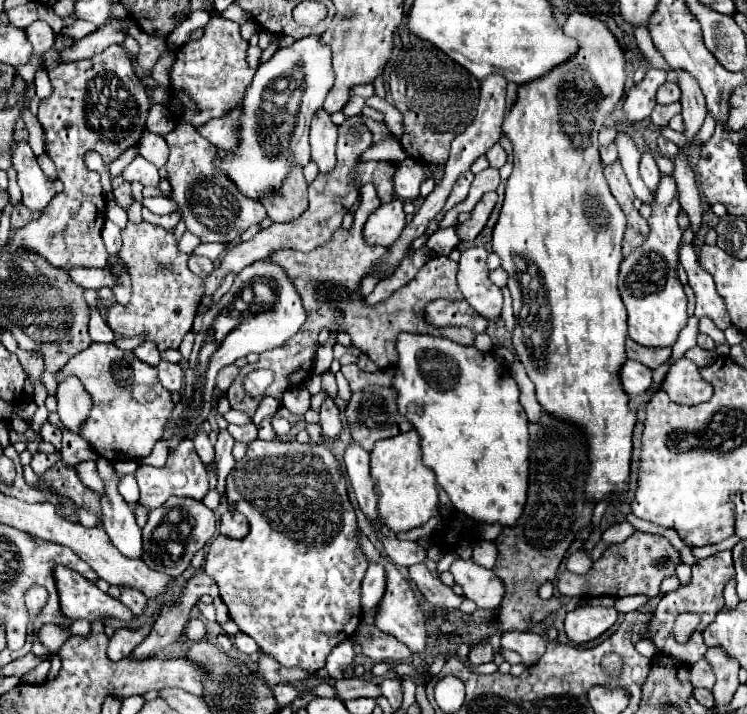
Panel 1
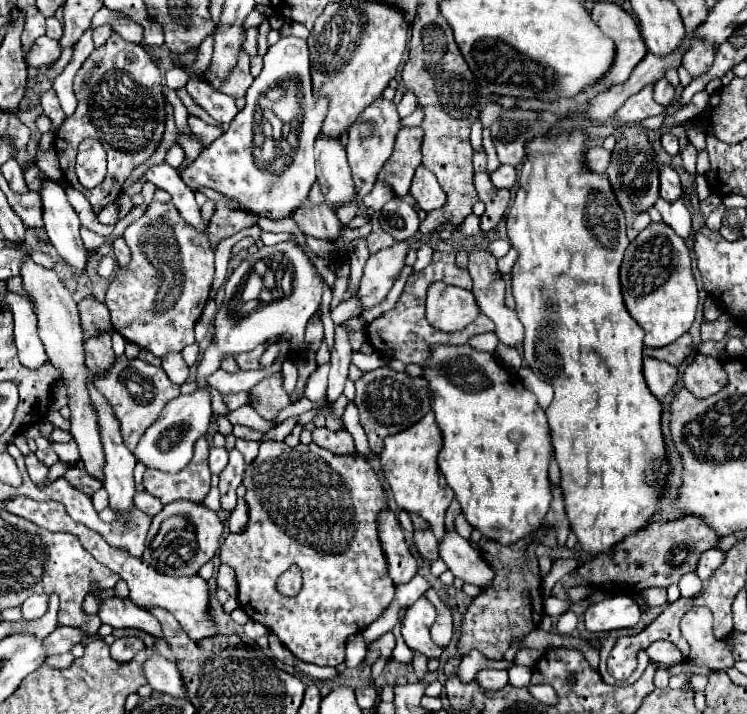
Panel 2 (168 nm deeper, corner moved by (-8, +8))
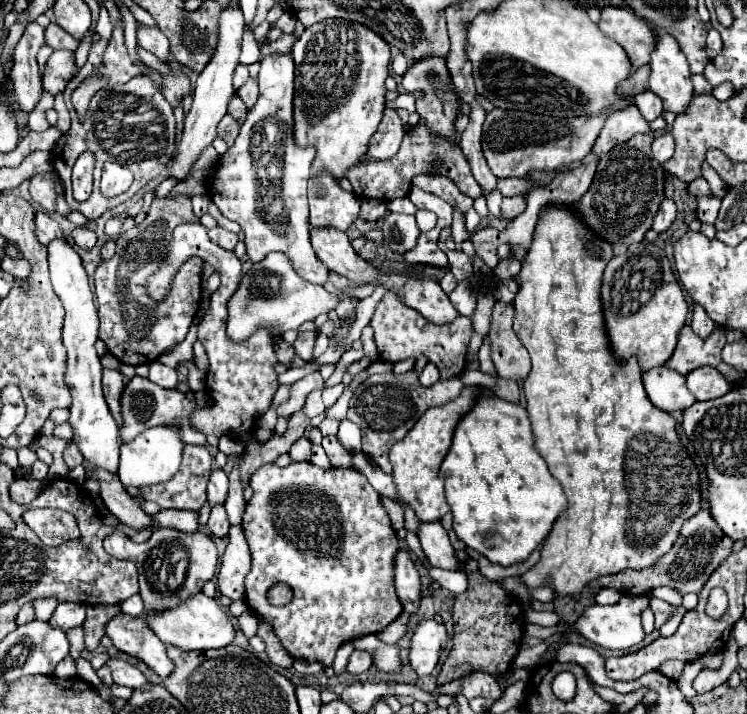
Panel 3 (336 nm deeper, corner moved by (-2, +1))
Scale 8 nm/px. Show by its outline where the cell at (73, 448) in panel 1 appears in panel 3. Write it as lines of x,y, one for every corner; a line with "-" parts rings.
19,477
19,479
13,481
13,485
11,485
9,491
11,491
11,499
15,503
29,505
43,491
43,483
39,483
33,477

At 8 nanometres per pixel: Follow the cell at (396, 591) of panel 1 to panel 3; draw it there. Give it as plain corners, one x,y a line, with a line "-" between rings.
425,619
415,625
409,645
409,663
419,677
431,675
445,645
447,645
445,625
439,625
433,619

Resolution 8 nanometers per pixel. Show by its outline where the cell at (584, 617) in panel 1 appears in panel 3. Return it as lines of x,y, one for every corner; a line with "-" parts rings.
623,595
615,605
591,605
583,611
583,615
575,621
575,629
589,639
591,643
597,643
607,649
629,649
645,637
645,631
641,627
641,609
649,605
649,597
629,597

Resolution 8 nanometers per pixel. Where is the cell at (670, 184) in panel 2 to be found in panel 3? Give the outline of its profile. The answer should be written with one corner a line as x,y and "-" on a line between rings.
663,197
661,205
659,205
659,211
657,211
655,219
653,219
653,229
655,229
657,233
667,231
667,229
669,229
669,225
673,223
673,219
675,219
675,213
677,213
677,209
675,209
673,199

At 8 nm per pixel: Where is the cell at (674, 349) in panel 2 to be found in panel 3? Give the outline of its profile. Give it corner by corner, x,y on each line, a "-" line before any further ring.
685,325
679,333
679,343
671,355
671,359
665,363
667,367
675,369
681,375
687,375
689,371
711,365
717,367
721,363
721,349
725,345
725,329
717,327
709,339
699,339
689,325

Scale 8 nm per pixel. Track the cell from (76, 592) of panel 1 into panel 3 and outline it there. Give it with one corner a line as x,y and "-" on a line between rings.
125,613
115,615
105,625
105,635
113,641
113,645
119,651
143,659
161,679
165,679
171,673
173,663
165,653
165,645
151,631
151,627
143,623
143,615
139,617
131,617

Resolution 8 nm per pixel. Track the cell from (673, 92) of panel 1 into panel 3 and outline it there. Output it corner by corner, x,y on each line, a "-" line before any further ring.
643,91
643,93
635,95
633,103
639,107
641,115
643,115
647,121
653,121
653,119
657,119
657,117
663,113
663,101
661,101
659,95
655,95
653,91

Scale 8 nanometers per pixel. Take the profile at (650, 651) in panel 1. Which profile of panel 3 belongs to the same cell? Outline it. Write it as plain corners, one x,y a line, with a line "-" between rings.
665,661
659,665
659,673
677,681
683,675
683,667
685,667
685,663
681,663
681,661

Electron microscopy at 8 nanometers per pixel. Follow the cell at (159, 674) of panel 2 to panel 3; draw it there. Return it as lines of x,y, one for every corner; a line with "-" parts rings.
109,659
107,665
111,667
113,681
115,681
117,685
127,685
127,687
131,687
131,689
143,689
143,687
149,685
149,681
145,679
145,675
143,675
137,667
129,665
127,661

